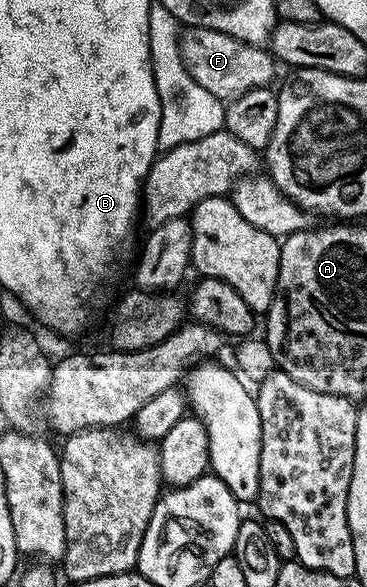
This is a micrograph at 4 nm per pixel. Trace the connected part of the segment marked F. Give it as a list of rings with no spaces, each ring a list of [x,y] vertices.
[[[188,26],[179,33],[179,38],[181,60],[190,76],[223,102],[237,100],[250,90],[267,88],[273,83],[278,64],[271,51],[263,47],[247,44],[213,28]]]

